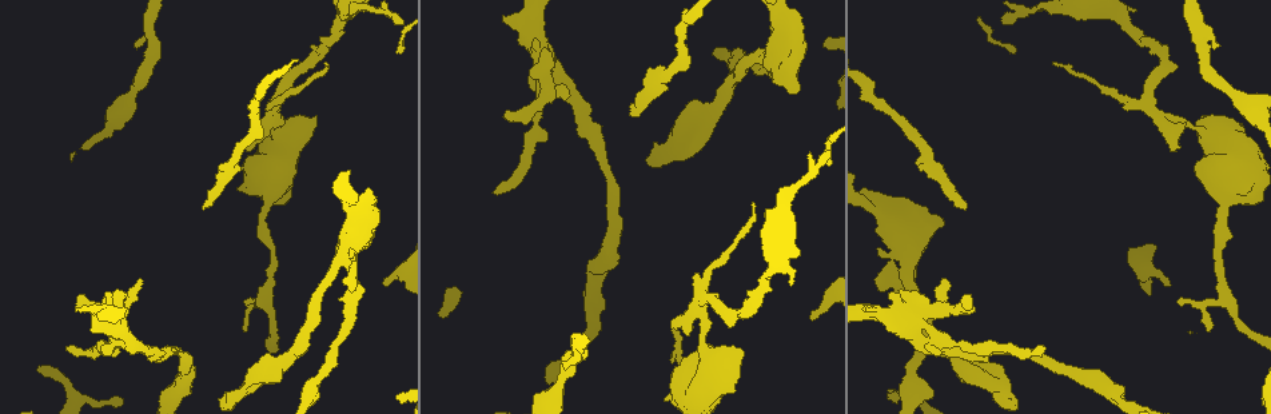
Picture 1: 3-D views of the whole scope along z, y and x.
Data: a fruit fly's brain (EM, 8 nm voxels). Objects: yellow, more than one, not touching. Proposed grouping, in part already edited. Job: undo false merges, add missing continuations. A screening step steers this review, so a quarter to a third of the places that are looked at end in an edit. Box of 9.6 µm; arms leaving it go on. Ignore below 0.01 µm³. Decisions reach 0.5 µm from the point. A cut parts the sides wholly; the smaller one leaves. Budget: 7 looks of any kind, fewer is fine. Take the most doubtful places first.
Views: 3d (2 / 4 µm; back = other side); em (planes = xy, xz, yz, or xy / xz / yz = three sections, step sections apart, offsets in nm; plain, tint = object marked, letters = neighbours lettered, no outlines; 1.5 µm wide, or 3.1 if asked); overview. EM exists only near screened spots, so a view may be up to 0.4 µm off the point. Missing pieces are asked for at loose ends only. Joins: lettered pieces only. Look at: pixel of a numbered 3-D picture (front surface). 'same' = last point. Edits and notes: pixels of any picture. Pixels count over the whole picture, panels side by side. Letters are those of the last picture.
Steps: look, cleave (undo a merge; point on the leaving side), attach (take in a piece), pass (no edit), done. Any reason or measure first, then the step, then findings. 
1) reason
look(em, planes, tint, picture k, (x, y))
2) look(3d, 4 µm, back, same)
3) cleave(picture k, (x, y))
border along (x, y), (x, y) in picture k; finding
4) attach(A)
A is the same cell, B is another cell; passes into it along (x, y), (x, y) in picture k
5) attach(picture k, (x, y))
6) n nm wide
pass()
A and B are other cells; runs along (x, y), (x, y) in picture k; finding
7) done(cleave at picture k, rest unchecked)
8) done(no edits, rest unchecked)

free end
look(em, planes, letters, picture 1, (1213, 47))

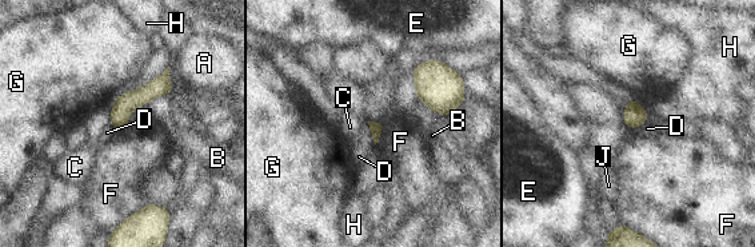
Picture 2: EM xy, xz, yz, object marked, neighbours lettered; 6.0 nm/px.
pass()
A, B, C, D, E, F, G, H and J are other cells; runs along (166, 75), (114, 122) in picture 2; no lettered piece goes on from it

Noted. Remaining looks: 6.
thin end
look(em, yz, step 8, letters, picture 1, (327, 65))

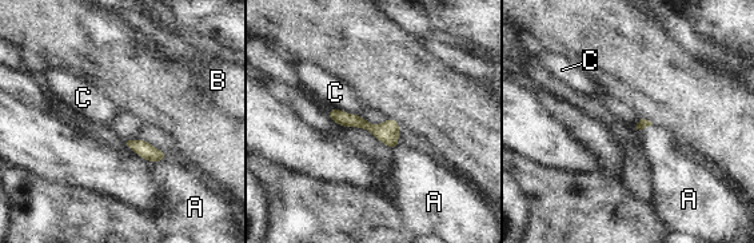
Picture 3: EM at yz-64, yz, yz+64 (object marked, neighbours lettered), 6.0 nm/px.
C touches over 200 nm
pass()
A, B and C are other cells; runs along (331, 111), (385, 132), (395, 143) in picture 3; no lettered piece goes on from it

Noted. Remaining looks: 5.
branch point
look(em, yz, step 8, tint, picture 1, (273, 101))

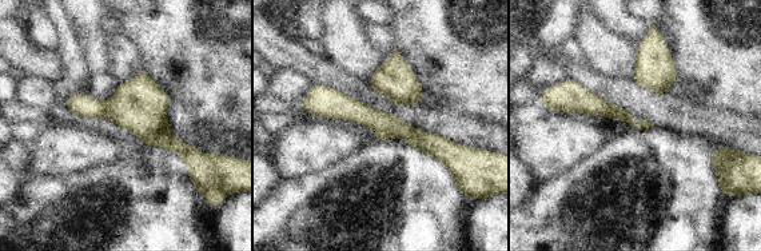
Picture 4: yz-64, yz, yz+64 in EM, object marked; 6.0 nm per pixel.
look(em, planes, letters, same)

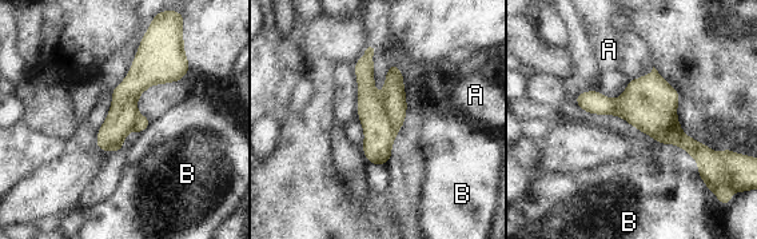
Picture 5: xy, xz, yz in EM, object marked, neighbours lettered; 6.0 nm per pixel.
180 nm wide
cleave(picture 5, (379, 135))
A and B are other cells; the part that leaves runs along (151, 31), (151, 66), (102, 146) in picture 5; a second neuron is stuck on

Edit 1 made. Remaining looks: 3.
done(cleave at picture 5, rest unchecked)

